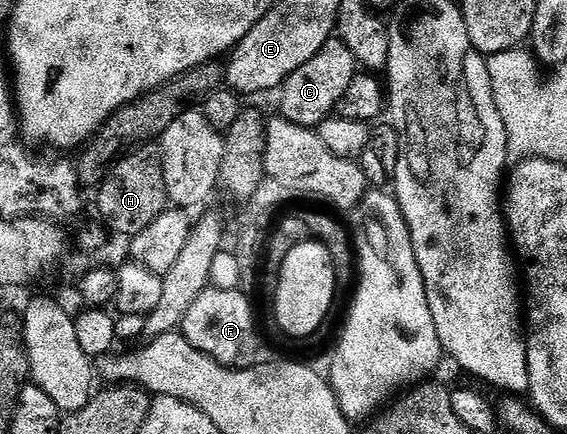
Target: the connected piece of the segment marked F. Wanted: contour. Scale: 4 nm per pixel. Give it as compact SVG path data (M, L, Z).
M209 288L189 307L181 332L197 351L209 355L217 363L228 367L250 367L256 364L255 352L259 349L259 337L255 334L255 313L251 301L239 289L219 290Z

